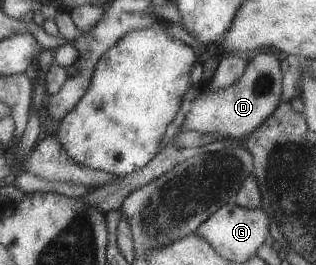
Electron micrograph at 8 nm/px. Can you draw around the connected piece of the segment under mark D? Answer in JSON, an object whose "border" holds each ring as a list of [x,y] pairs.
{"border":[[[266,51],[257,52],[245,66],[243,75],[229,87],[219,91],[209,90],[206,93],[200,93],[192,102],[190,111],[187,113],[181,130],[177,133],[183,132],[197,132],[200,134],[218,133],[224,139],[239,140],[247,137],[254,129],[257,129],[267,117],[277,109],[277,106],[282,103],[282,71],[280,68],[280,60],[273,53],[266,53]]]}

